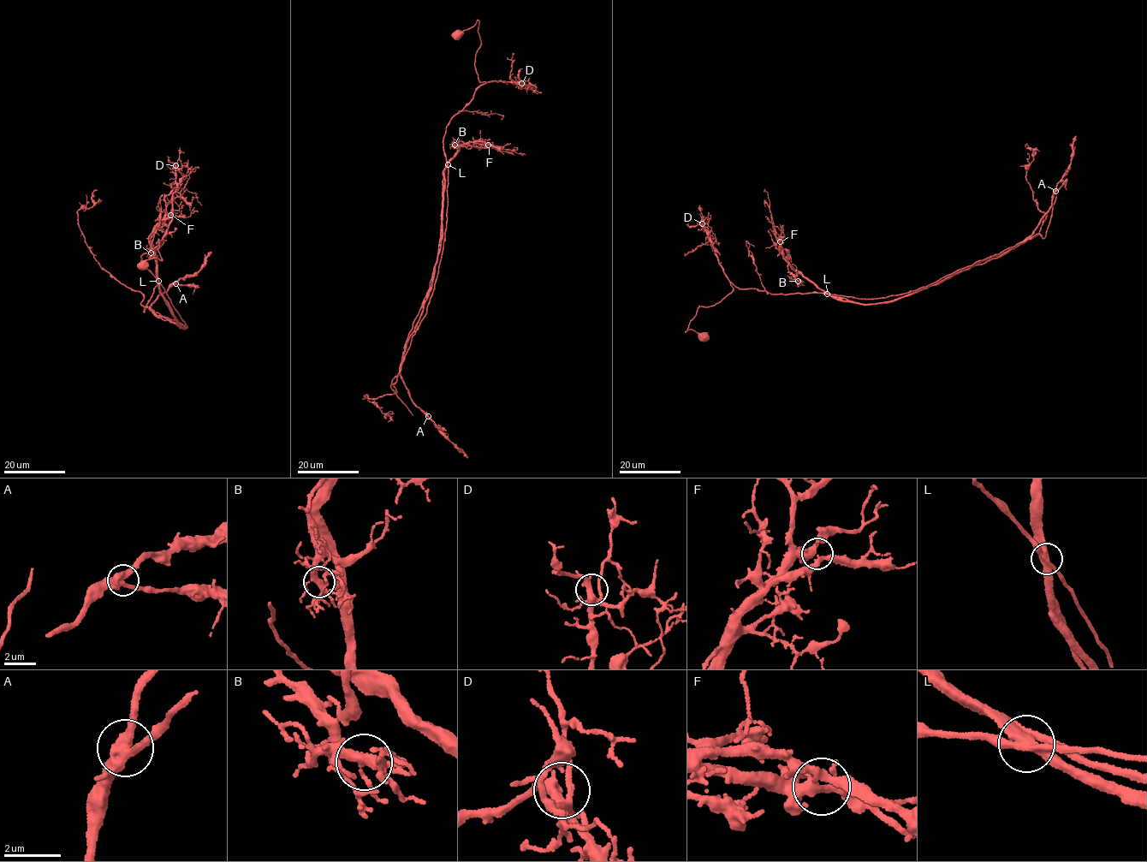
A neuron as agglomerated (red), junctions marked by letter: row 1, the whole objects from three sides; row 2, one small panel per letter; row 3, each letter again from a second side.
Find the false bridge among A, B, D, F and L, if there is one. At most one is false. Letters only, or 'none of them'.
L

